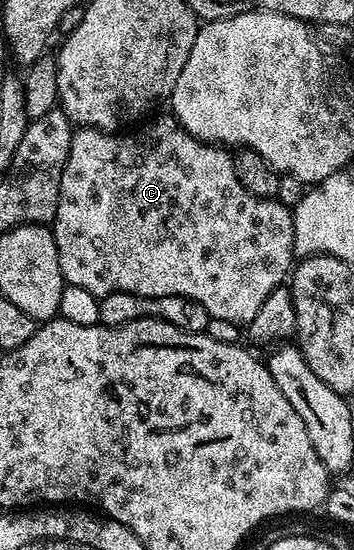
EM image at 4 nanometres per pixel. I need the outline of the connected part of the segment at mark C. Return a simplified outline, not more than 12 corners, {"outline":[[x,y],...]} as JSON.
{"outline":[[173,116],[74,130],[62,281],[248,324],[291,207]]}

